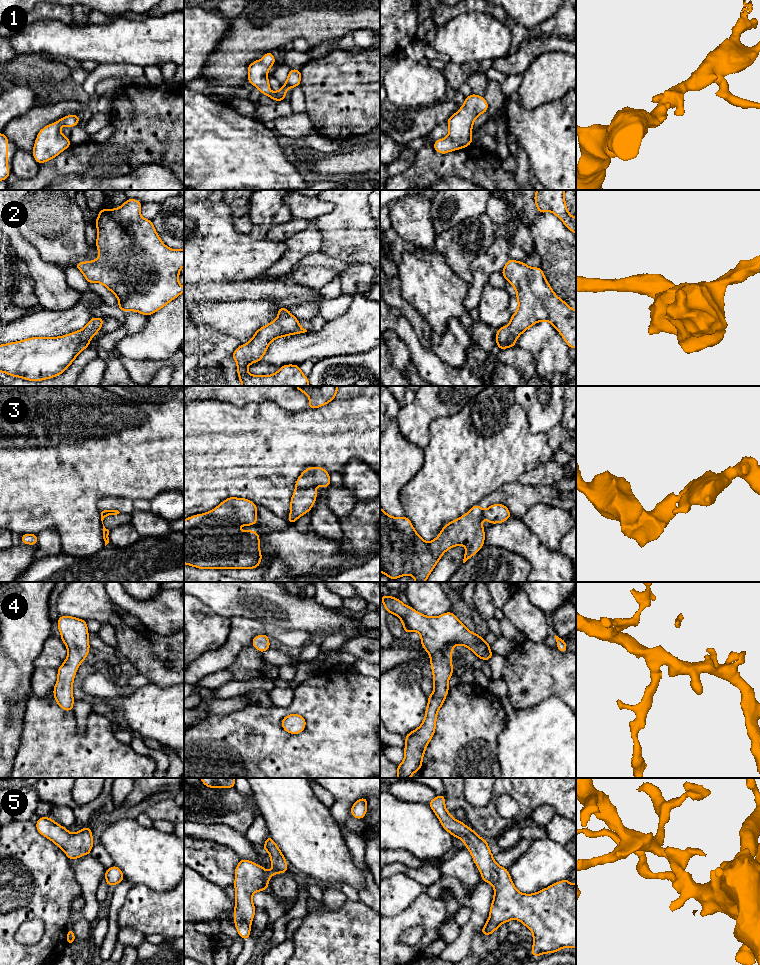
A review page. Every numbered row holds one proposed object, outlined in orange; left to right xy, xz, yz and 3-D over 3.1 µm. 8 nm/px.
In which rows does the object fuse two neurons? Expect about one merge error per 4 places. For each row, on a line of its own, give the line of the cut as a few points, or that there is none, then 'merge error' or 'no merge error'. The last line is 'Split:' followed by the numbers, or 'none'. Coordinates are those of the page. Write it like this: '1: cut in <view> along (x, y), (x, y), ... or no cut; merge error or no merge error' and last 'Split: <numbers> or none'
1: no cut; no merge error
2: no cut; no merge error
3: cut in xz along (311, 487), (296, 489); merge error
4: no cut; no merge error
5: no cut; no merge error
Split: 3

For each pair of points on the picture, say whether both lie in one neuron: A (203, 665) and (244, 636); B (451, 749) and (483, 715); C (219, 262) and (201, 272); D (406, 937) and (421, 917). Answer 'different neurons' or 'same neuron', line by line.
A: same neuron
B: same neuron
C: same neuron
D: different neurons

